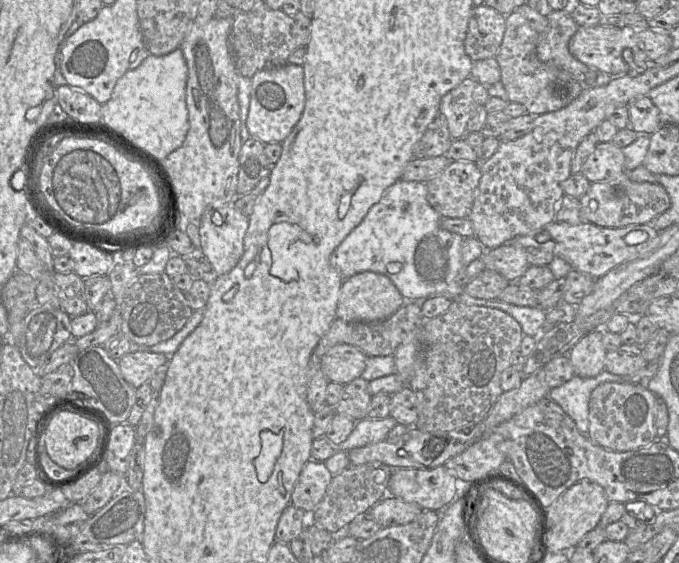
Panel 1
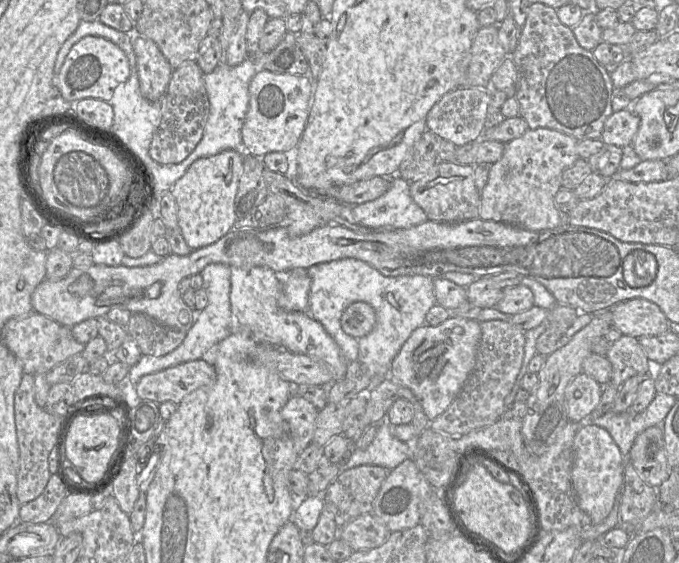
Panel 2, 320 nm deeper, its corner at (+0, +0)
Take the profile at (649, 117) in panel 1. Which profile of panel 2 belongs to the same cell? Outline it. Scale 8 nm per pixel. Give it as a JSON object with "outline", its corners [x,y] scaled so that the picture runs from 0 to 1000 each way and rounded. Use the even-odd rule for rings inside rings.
{"outline":[[[931,192],[903,199],[891,215],[885,249],[892,258],[931,259],[943,222],[941,208]]]}

